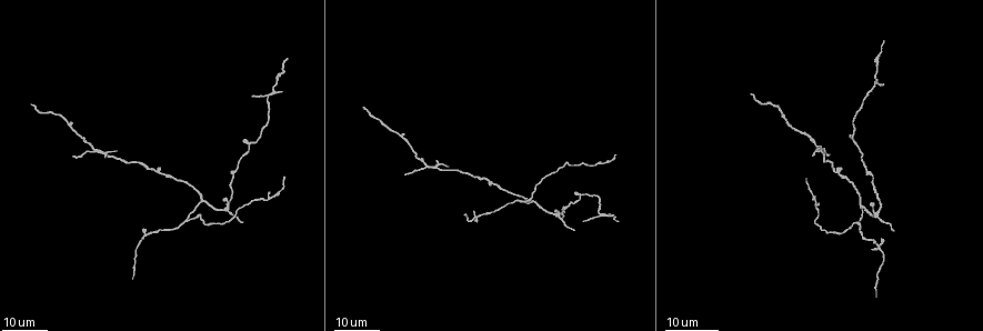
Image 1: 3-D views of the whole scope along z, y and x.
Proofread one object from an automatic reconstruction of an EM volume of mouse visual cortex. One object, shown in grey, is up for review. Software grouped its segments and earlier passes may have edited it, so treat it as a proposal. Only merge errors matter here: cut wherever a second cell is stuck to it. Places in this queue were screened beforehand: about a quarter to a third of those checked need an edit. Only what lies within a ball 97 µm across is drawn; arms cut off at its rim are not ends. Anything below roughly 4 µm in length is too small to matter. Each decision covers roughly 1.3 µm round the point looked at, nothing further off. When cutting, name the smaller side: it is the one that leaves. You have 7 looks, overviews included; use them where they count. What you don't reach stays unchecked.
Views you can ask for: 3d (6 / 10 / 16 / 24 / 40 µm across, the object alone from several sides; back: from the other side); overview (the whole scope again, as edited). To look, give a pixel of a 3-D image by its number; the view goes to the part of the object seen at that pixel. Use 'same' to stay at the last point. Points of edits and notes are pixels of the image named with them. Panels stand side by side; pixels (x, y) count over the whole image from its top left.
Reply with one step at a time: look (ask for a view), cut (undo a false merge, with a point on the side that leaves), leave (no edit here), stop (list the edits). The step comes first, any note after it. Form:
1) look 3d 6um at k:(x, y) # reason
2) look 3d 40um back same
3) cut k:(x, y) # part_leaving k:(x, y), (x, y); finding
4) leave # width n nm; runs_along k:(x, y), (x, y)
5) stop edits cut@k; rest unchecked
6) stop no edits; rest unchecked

look 3d 16um at 1:(535, 200) # three arms meet

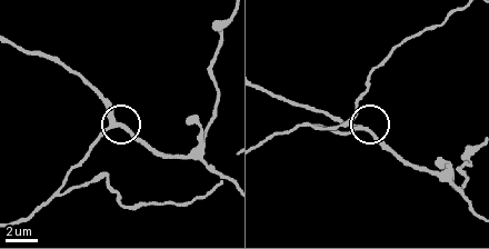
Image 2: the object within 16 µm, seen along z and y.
look 3d 10um at 2:(363, 129) # closer look

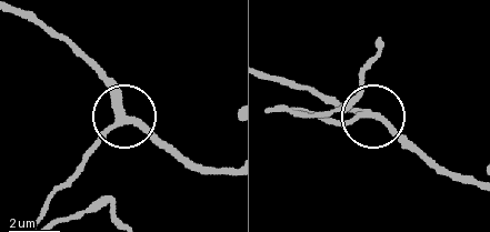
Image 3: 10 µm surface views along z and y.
look 3d 10um back at 3:(122, 119)

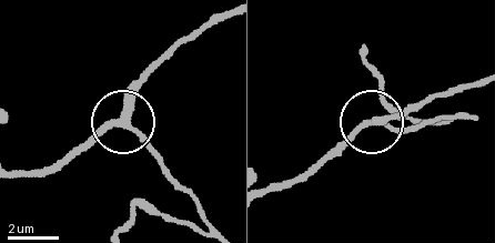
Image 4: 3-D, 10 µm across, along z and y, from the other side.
leave # side_arm 39 um; all the same cell

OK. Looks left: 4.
look 3d 16um at 1:(557, 214) # four or more arms meet

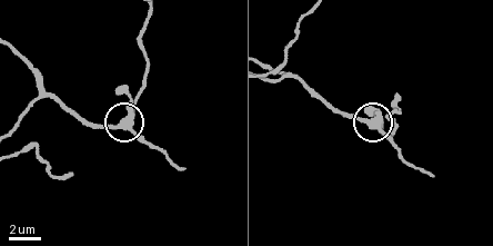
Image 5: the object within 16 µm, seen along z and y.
look 3d 6um at 5:(380, 121)

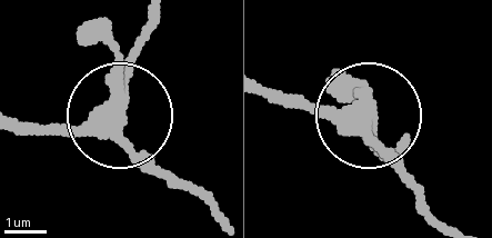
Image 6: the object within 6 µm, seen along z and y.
look 3d 6um back at 6:(363, 120)

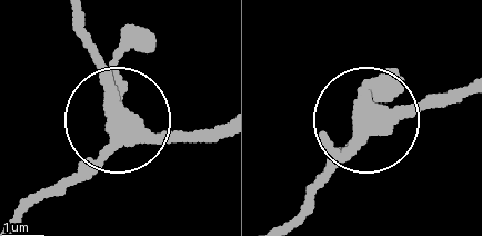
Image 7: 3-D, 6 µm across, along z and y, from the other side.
leave # runs_along 7:(213, 133), (122, 129), (69, 183); all the same cell

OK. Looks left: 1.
stop no edits; rest unchecked

